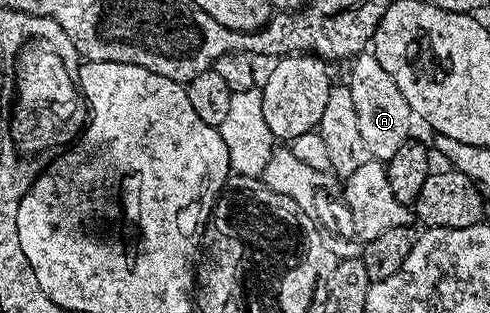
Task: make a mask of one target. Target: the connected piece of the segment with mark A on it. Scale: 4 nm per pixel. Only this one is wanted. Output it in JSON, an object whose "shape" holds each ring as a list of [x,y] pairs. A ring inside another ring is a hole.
{"shape":[[[364,52],[354,59],[351,68],[349,85],[353,96],[353,108],[357,108],[357,124],[361,128],[361,136],[365,139],[365,148],[369,148],[372,159],[384,164],[412,137],[411,122],[413,115],[405,96],[401,96],[401,88],[393,84],[393,76],[381,68],[374,53]]]}

